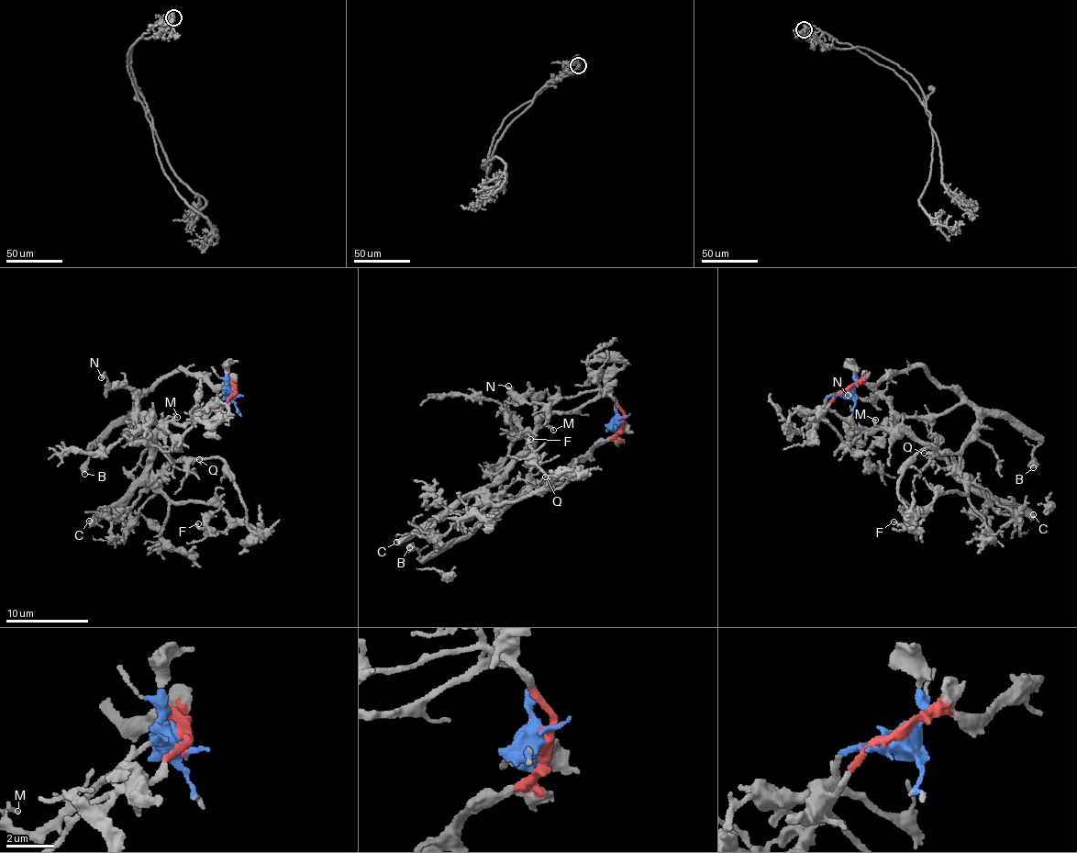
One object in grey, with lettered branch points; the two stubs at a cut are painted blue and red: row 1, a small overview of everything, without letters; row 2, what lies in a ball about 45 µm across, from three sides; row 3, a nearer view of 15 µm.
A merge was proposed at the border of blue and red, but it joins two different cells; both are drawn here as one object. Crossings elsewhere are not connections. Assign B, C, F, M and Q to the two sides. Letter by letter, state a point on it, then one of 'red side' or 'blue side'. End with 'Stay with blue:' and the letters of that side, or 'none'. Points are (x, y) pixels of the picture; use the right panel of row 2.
B: at (1033, 467); red side
C: at (1033, 514); blue side
F: at (893, 521); blue side
M: at (875, 420); blue side
Q: at (924, 453); red side
Stay with blue: C, F, M

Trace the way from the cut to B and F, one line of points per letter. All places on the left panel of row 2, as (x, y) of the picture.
B: (233, 393), (228, 385), (212, 387), (184, 369), (157, 378), (132, 411), (105, 429), (92, 446), (83, 474)
F: (233, 393), (187, 422), (162, 424), (149, 464), (173, 501), (216, 504), (228, 524), (197, 523)

